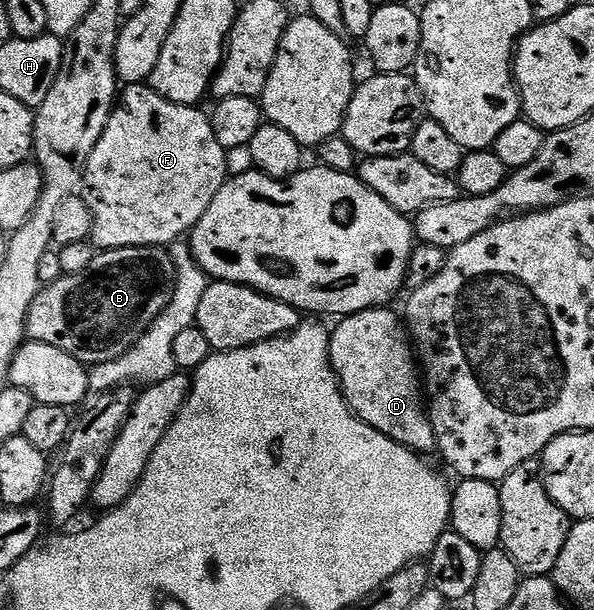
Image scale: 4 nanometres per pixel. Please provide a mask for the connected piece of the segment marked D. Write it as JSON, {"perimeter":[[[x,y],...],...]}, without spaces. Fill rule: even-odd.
{"perimeter":[[[388,307],[367,309],[337,320],[336,329],[334,325],[330,333],[328,356],[332,359],[332,369],[340,381],[340,390],[344,392],[344,398],[356,416],[361,417],[370,427],[382,431],[382,435],[394,439],[399,445],[421,455],[428,455],[428,452],[436,449],[436,436],[428,418],[426,393],[418,372],[418,361],[401,318],[397,314],[396,318],[390,310]]]}

